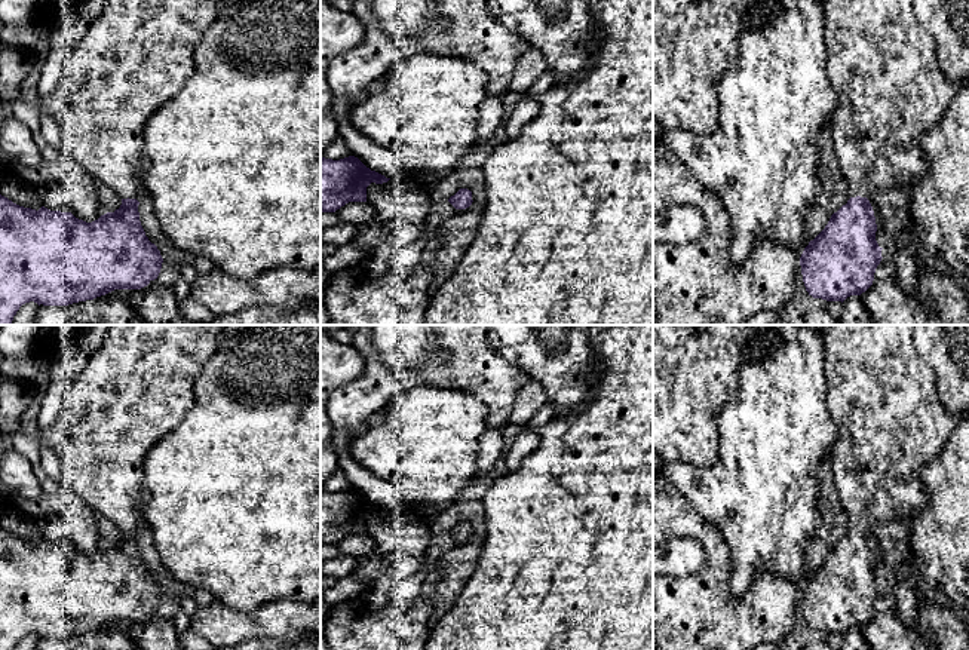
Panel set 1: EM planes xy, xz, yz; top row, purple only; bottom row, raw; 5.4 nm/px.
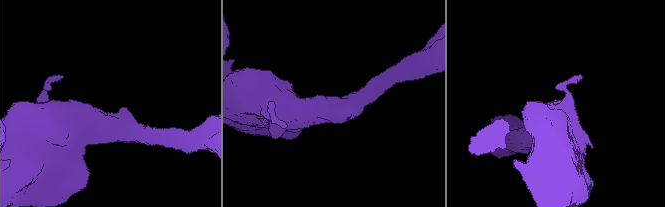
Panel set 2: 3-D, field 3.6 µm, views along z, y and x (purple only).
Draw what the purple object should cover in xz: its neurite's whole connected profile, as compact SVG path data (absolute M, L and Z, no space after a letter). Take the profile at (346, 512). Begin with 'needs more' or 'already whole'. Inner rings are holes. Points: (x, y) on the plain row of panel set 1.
already whole; M321 490L321 546L335 545L349 534L367 534L367 519L390 511L371 503L358 490Z

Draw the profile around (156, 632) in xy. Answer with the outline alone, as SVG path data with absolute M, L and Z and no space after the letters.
M157 611L141 622L114 622L105 628L126 635L139 650L184 650L172 619Z

